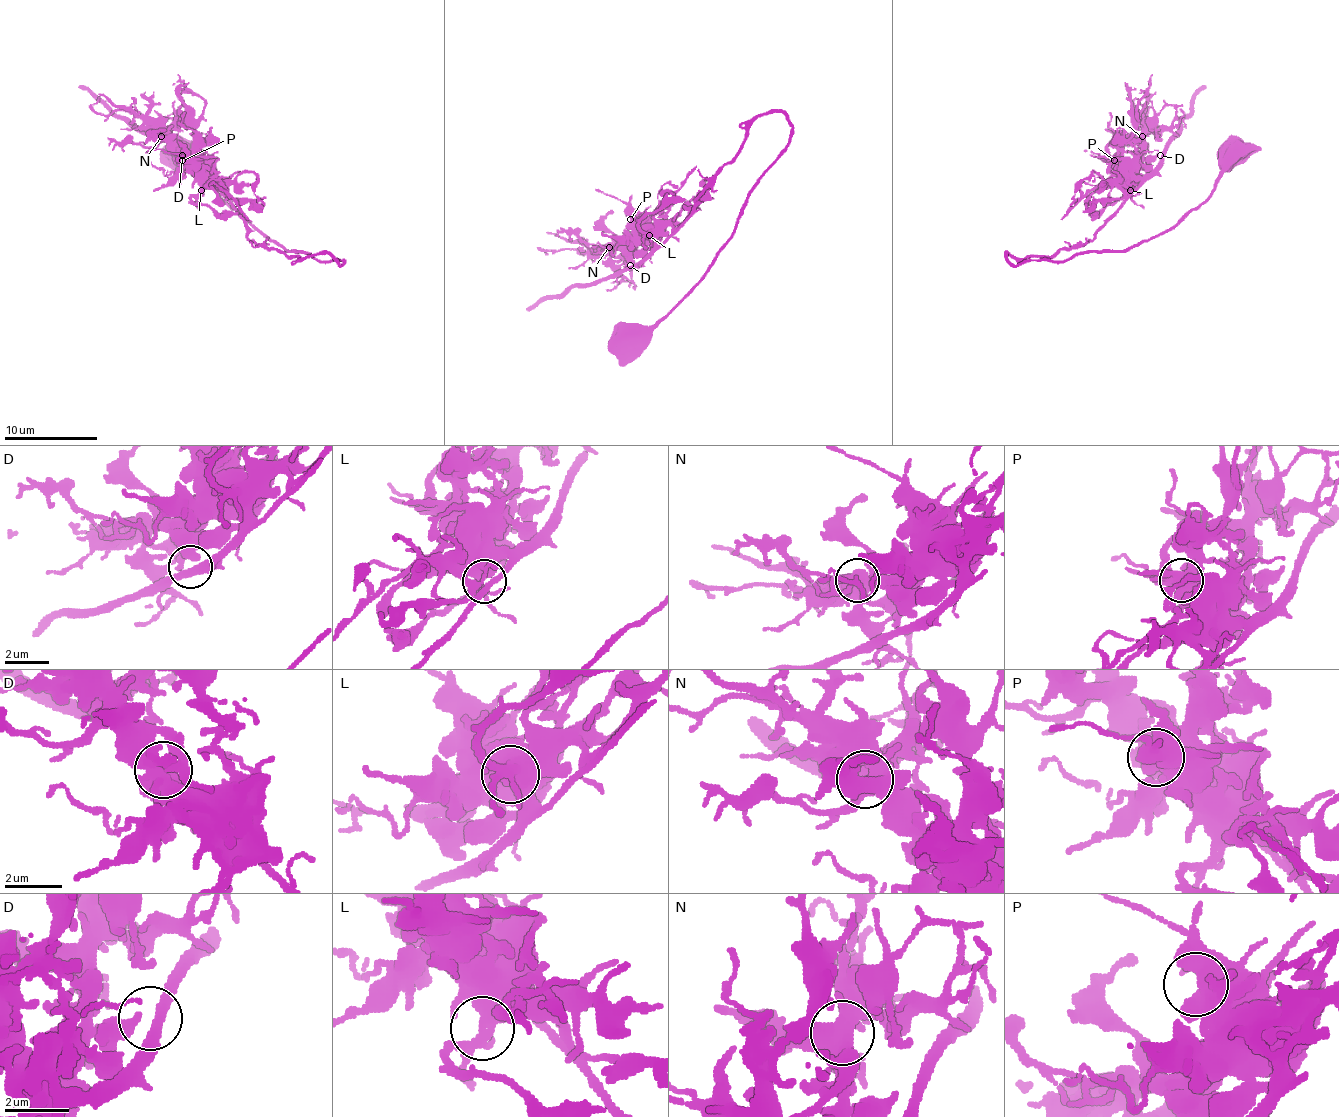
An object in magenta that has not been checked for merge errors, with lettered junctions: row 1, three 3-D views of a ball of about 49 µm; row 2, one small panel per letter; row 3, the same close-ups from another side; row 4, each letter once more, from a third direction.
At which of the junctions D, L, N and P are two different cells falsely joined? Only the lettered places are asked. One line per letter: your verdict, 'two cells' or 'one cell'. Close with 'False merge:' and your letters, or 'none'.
D: one cell
L: one cell
N: one cell
P: one cell
False merge: none

